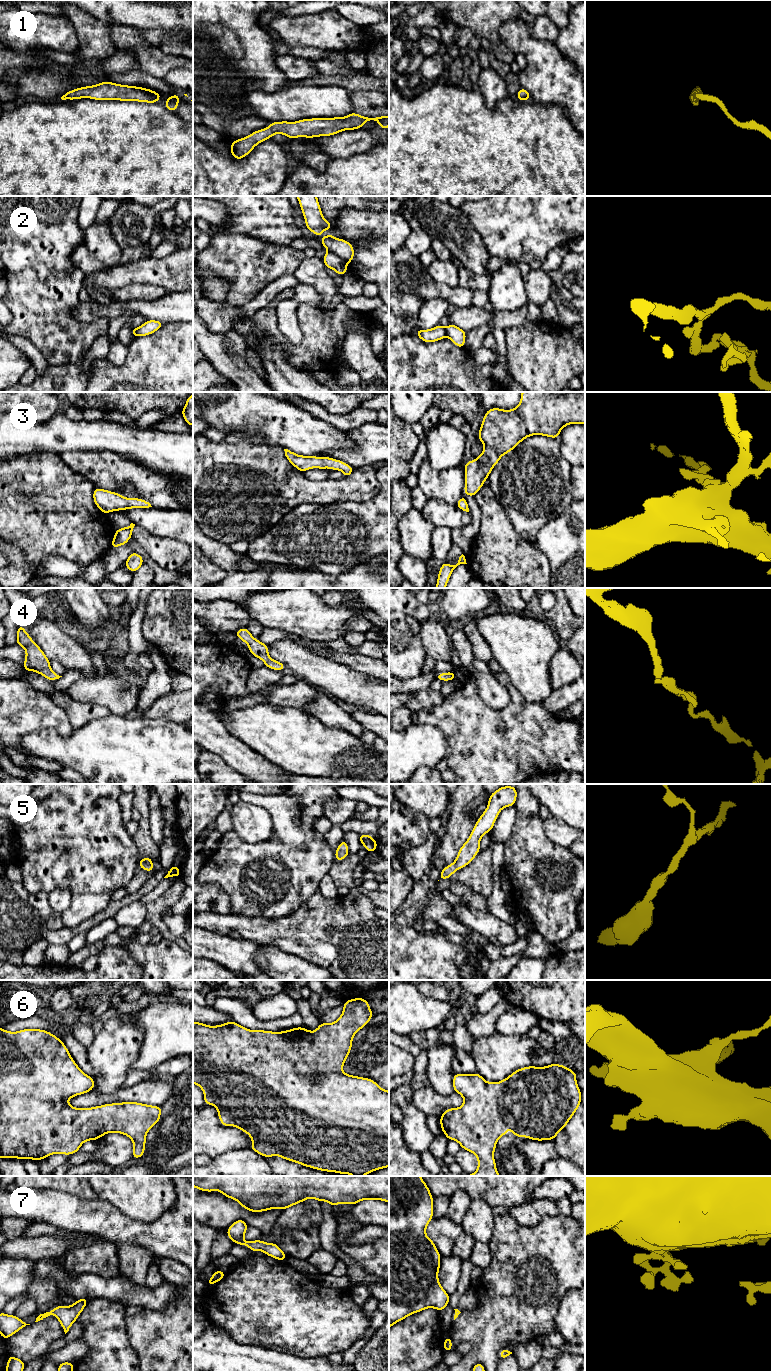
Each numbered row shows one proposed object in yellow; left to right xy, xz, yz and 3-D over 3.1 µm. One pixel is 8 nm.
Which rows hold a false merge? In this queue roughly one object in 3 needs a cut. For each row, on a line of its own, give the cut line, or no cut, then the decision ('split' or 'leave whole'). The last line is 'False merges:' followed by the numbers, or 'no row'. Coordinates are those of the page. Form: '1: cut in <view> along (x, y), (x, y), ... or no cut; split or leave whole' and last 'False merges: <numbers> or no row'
1: no cut; leave whole
2: cut in xz along (328, 250), (341, 257), (347, 263); split
3: no cut; leave whole
4: no cut; leave whole
5: no cut; leave whole
6: no cut; leave whole
7: no cut; leave whole
False merges: 2

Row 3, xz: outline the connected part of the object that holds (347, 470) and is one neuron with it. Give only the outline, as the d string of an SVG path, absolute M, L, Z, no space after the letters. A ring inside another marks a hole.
M284 449L284 451L288 461L301 472L305 472L312 468L319 468L325 470L325 468L328 467L331 470L342 471L346 478L349 477L354 470L344 461L333 459L331 457L303 456L295 454L288 449Z

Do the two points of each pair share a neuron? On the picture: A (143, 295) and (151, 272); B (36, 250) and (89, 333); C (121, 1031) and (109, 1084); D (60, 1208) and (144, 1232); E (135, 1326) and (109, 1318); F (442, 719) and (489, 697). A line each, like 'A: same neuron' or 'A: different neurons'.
A: different neurons
B: same neuron
C: same neuron
D: same neuron
E: different neurons
F: different neurons

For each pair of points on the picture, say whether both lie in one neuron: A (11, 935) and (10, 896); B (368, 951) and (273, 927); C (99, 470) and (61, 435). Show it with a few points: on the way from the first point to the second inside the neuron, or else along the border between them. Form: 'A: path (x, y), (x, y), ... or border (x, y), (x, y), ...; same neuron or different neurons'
A: path (11, 925), (10, 906); same neuron
B: path (344, 936), (333, 933), (297, 933); same neuron
C: border (102, 450), (67, 450), (60, 455); different neurons

